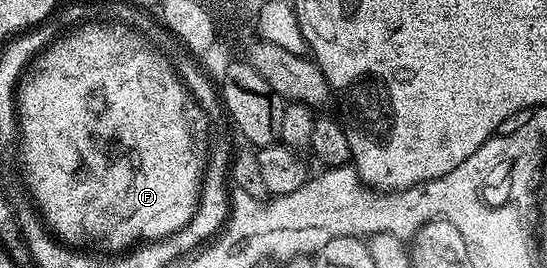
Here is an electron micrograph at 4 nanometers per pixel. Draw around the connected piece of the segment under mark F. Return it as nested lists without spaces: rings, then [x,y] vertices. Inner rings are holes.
[[[87,21],[54,39],[45,50],[34,55],[30,65],[22,72],[16,91],[17,137],[22,140],[21,177],[50,176],[50,200],[60,208],[60,240],[71,248],[89,248],[94,252],[125,252],[135,244],[157,242],[182,230],[192,220],[198,207],[198,197],[184,190],[184,178],[203,180],[210,157],[210,122],[207,111],[182,85],[172,62],[154,49],[145,38],[128,26],[113,22]]]

